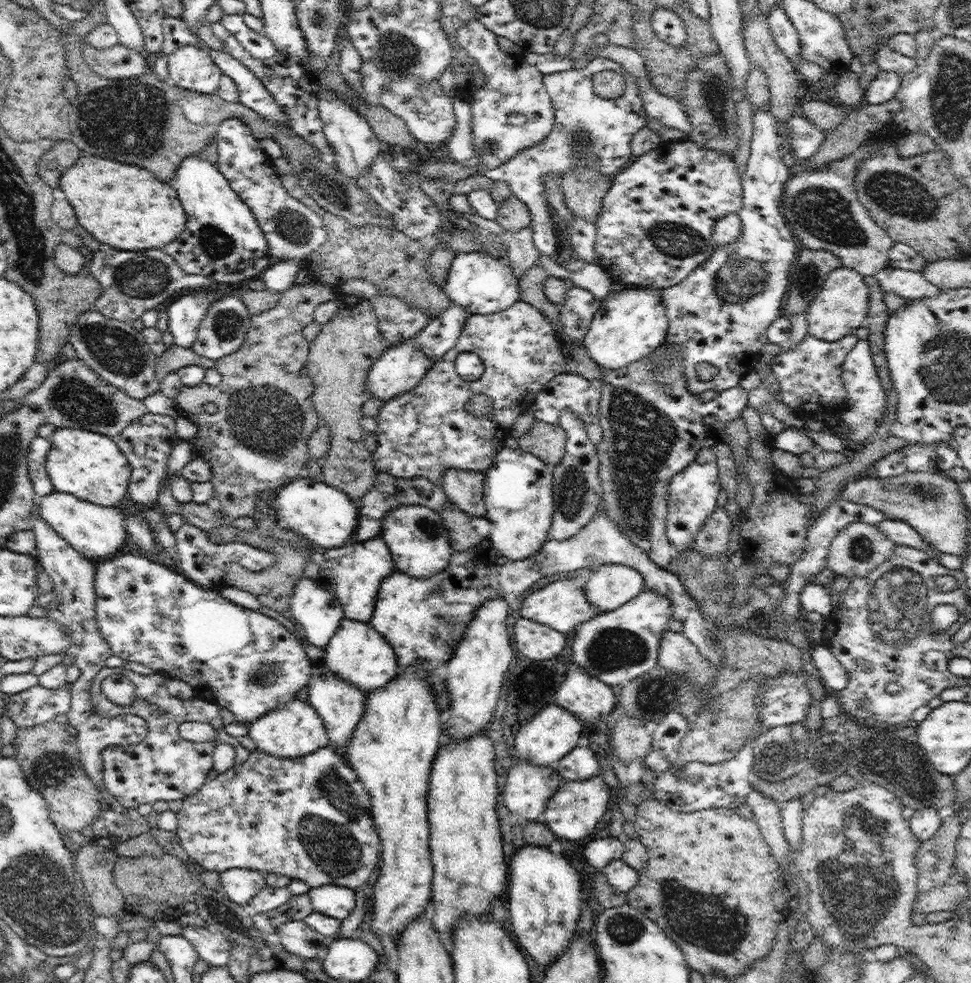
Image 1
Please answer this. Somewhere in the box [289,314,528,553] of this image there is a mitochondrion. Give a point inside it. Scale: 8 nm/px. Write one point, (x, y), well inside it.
(427, 525)

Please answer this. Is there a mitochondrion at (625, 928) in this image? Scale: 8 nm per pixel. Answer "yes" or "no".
yes

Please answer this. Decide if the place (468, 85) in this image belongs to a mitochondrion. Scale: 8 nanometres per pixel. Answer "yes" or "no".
no

